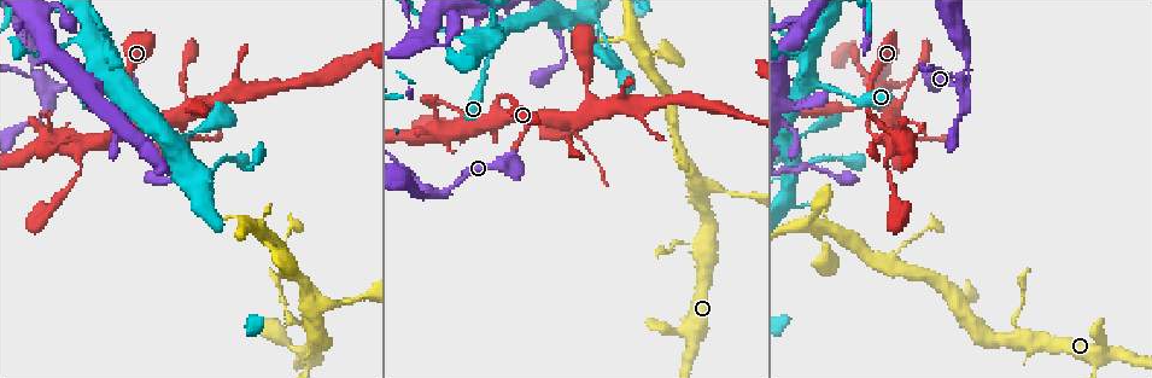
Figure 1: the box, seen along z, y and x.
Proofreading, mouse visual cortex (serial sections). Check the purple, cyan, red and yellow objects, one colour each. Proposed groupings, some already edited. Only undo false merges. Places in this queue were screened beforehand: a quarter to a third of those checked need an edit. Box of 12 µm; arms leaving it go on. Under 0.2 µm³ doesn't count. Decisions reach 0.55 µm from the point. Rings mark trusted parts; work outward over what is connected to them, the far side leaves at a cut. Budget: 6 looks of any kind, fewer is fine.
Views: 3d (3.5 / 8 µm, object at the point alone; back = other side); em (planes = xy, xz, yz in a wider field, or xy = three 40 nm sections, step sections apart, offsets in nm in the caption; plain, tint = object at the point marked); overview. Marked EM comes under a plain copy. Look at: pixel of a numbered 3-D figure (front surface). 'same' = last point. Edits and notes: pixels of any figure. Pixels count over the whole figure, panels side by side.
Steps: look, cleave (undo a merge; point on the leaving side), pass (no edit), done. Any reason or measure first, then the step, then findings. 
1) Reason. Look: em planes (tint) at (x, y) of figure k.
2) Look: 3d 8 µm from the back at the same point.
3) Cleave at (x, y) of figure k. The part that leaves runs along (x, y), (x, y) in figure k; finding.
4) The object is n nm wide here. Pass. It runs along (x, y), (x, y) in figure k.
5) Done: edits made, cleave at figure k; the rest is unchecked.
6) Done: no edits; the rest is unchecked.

Three-way junction. Look: em planes (tint) at (86, 43) of figure 1.

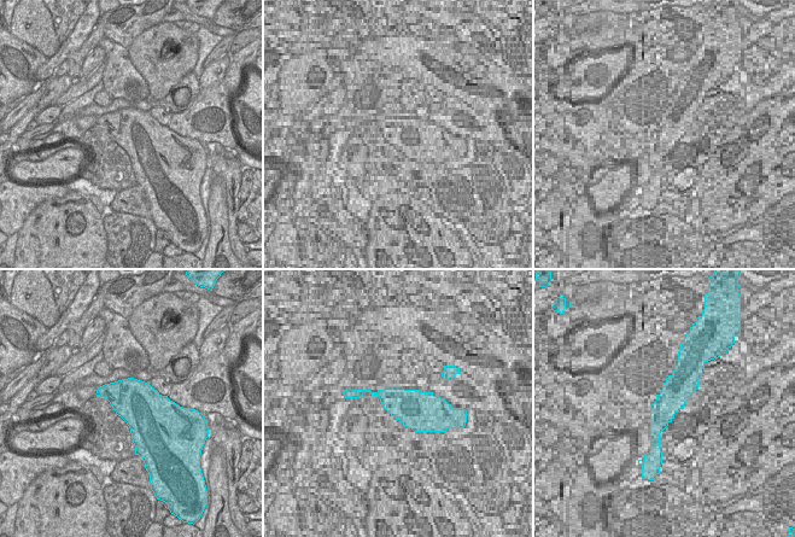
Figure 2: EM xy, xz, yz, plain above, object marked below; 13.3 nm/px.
Wider look. Look: 3d 3.5 µm at the same point.

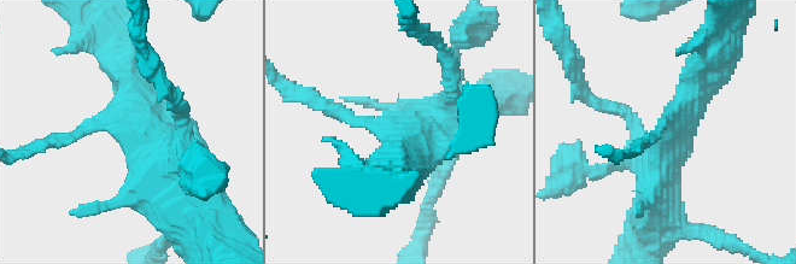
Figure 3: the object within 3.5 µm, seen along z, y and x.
Pass. It runs along (181, 180), (133, 124), (54, 142) in figure 3; one cell here.

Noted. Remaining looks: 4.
A narrow waist. Look: 3d 3.5 µm at (358, 298) of figure 1.

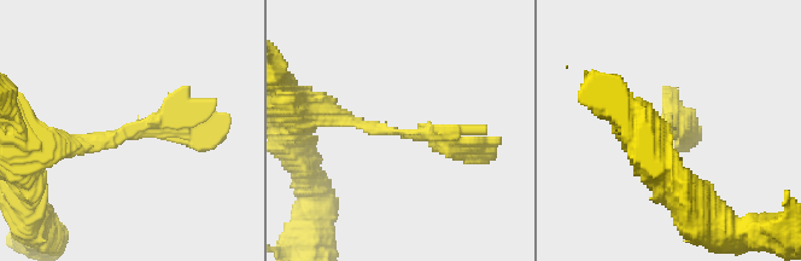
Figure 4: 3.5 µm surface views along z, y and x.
The arms are 200, 300 nm wide. Look: em planes (tint) at (402, 136) of figure 4.

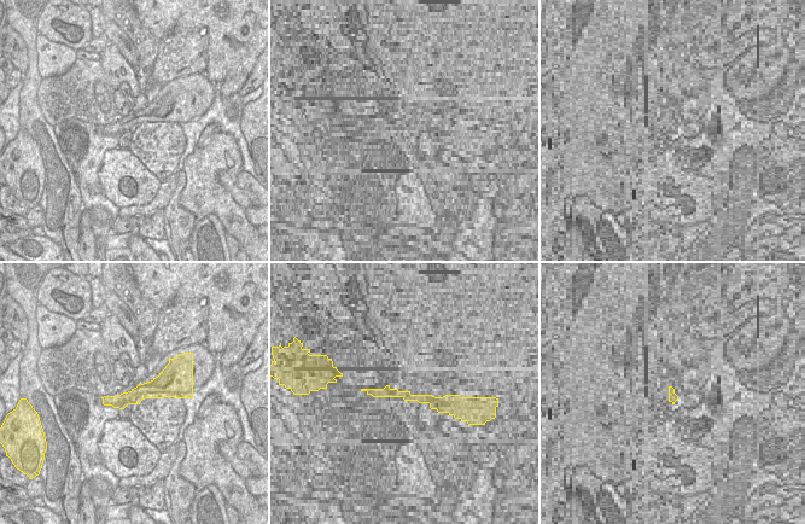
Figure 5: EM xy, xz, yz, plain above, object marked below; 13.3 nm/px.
The object is 220 nm wide here. Pass. It runs along (328, 112), (457, 140) in figure 4; one cell here.

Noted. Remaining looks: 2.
A narrow waist. Look: 3d 3.5 µm at (967, 67) of figure 1.

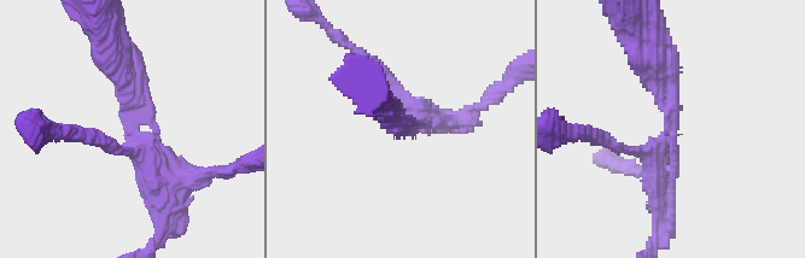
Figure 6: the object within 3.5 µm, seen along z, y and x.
3 arms meet here; the arms are 150, 250, 300 nm wide. Look: em xy step 5 (tint) at (669, 133) of figure 6.

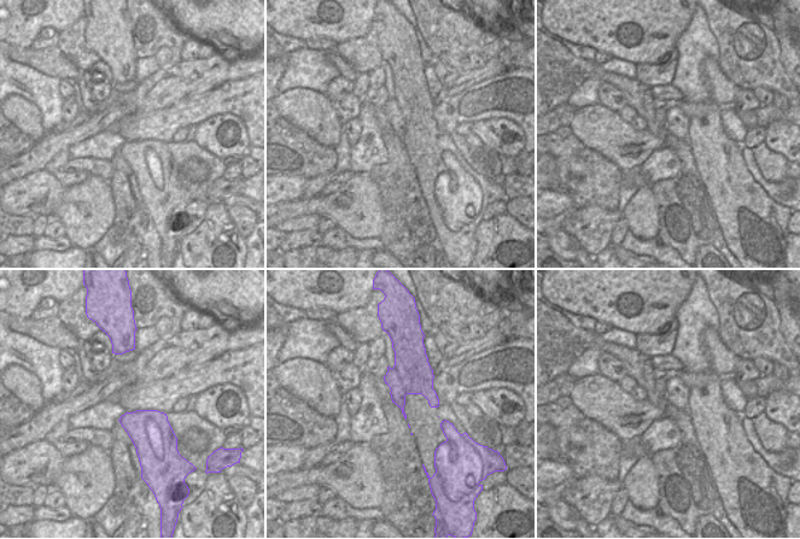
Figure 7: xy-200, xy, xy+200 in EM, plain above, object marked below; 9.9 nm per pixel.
Pass. It runs along (185, 177), (136, 148), (117, 63) in figure 6; continuous, no second cell.

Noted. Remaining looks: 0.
Done: no edits; the rest is unchecked.

